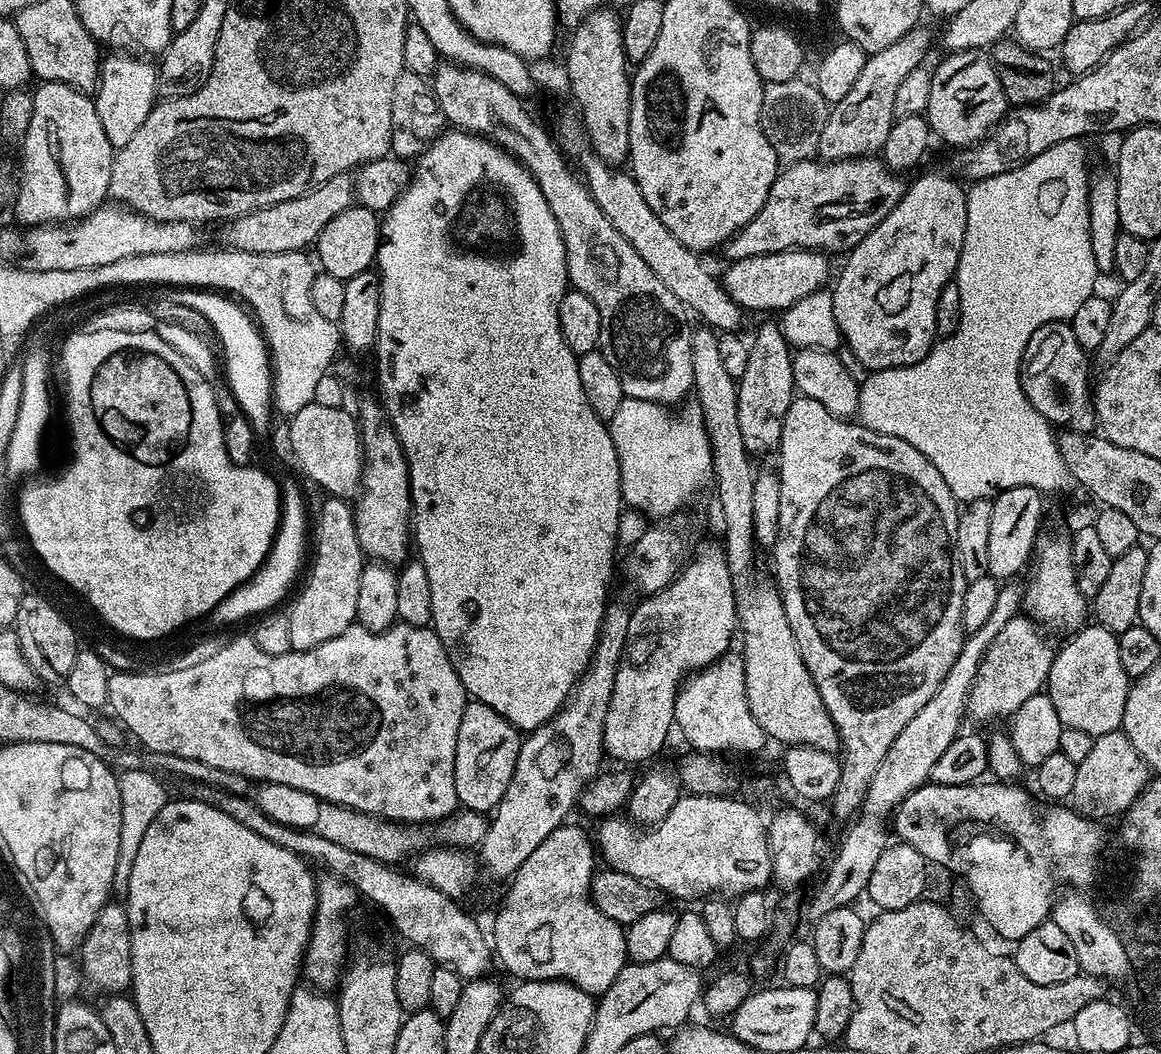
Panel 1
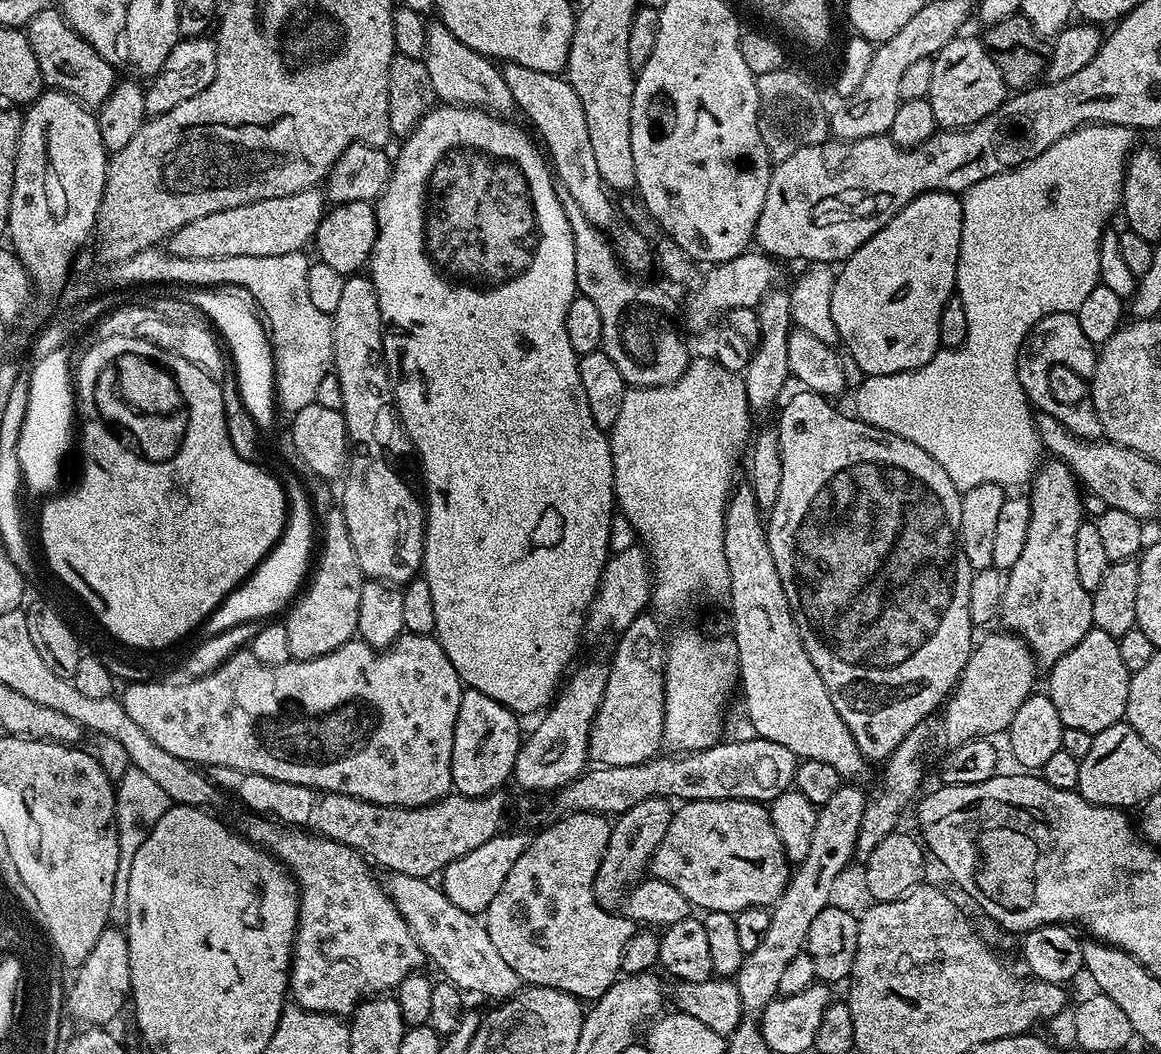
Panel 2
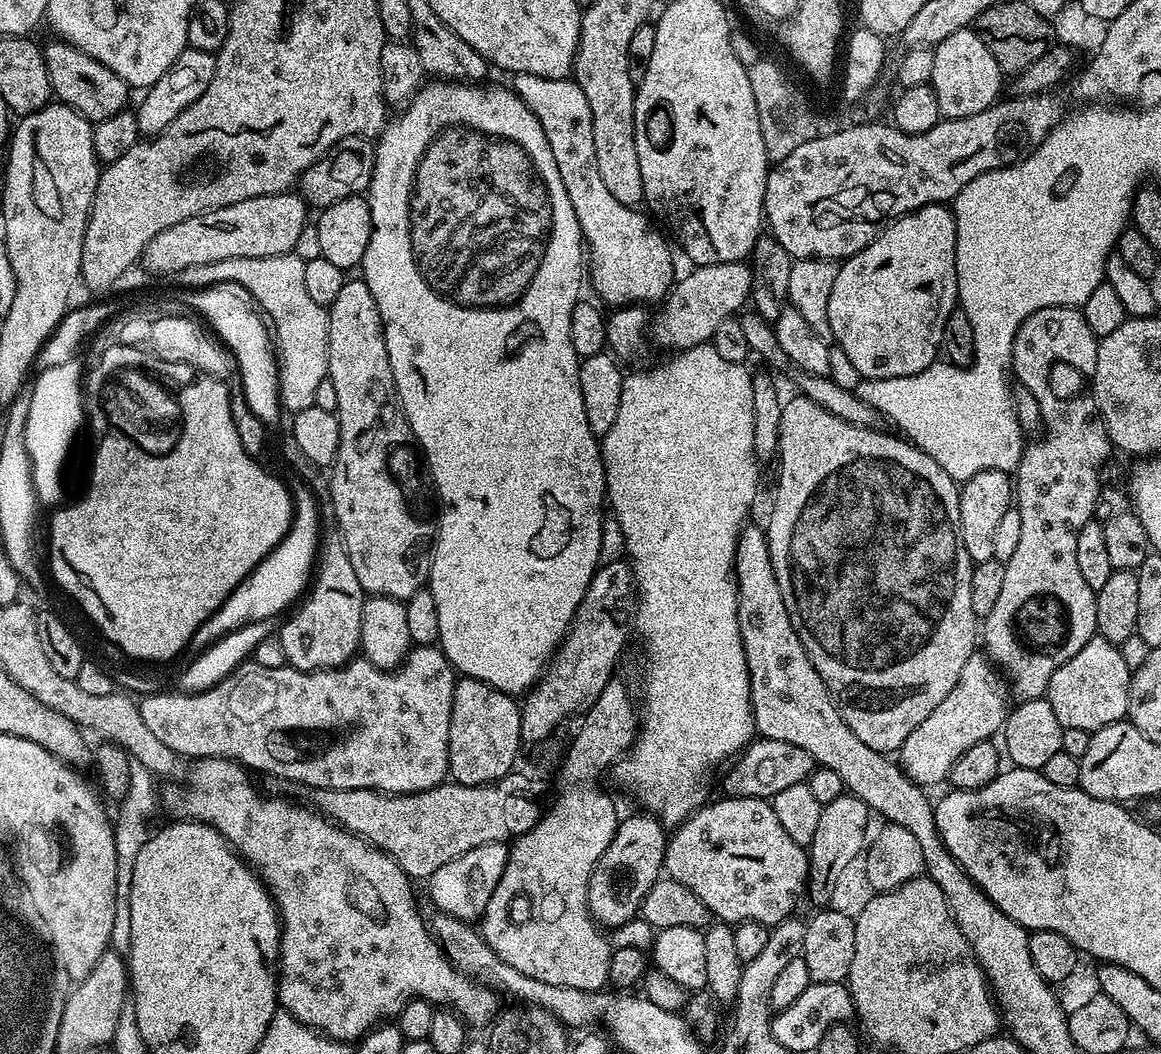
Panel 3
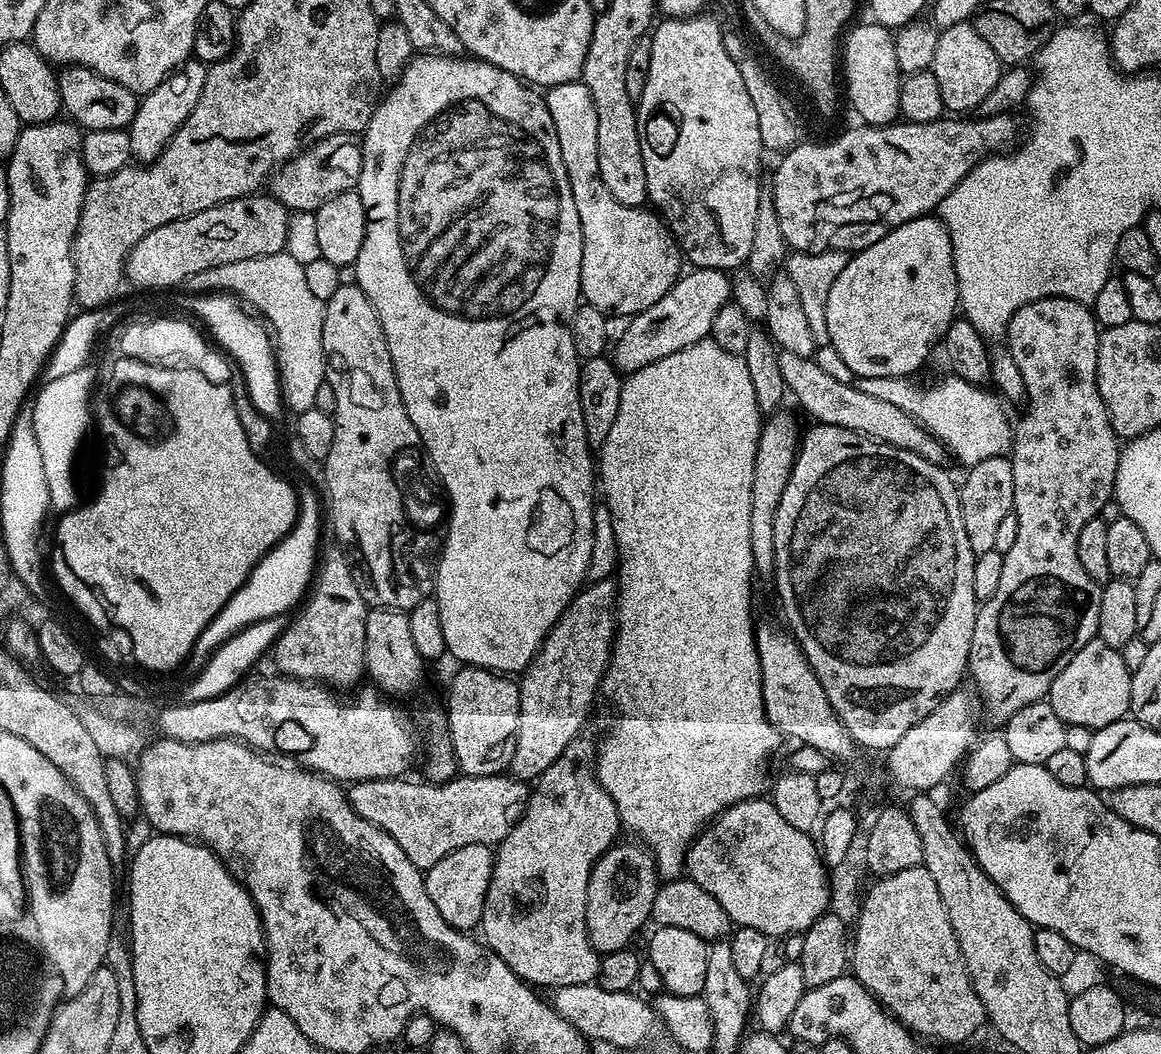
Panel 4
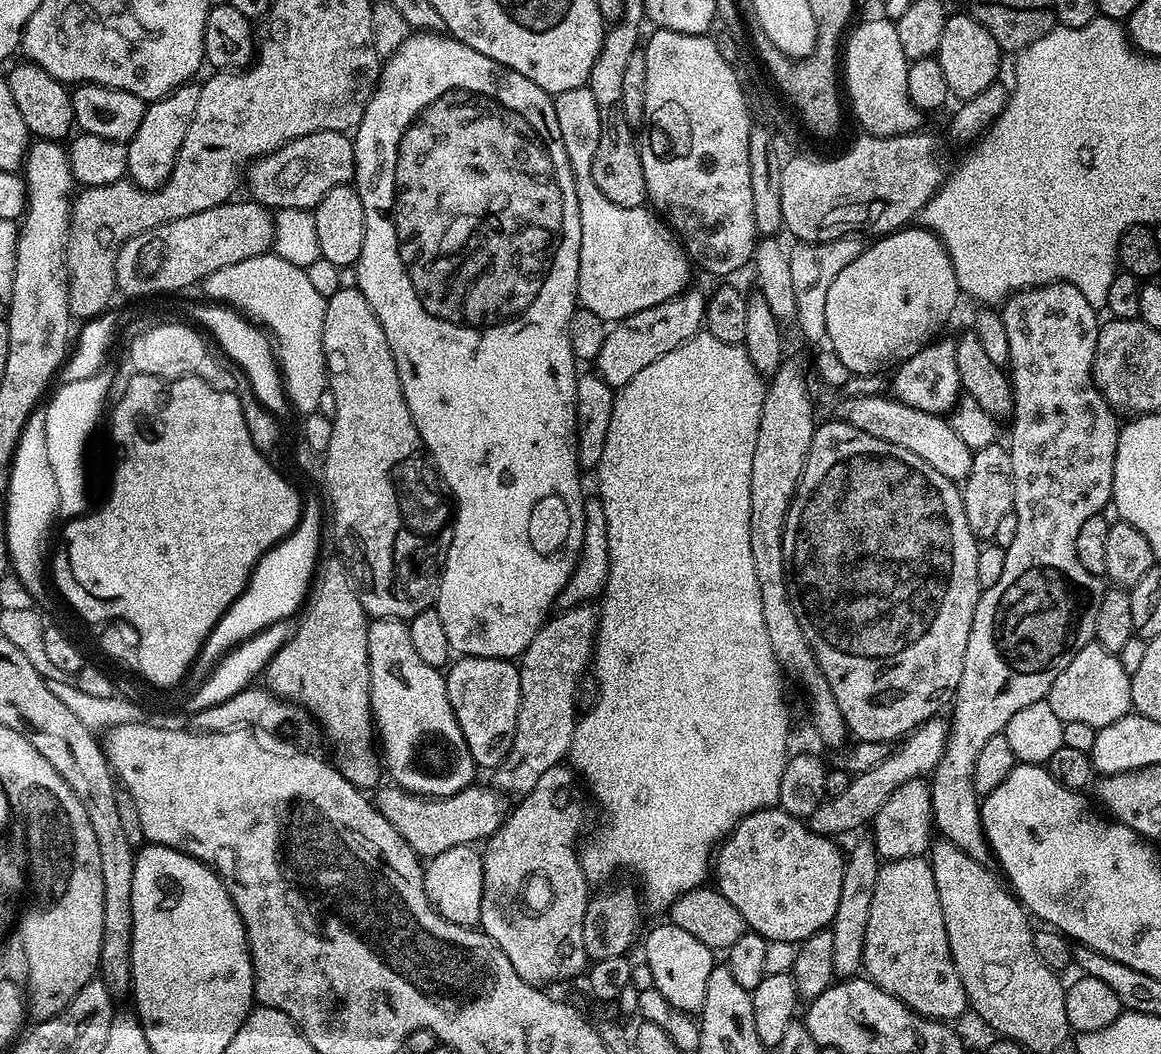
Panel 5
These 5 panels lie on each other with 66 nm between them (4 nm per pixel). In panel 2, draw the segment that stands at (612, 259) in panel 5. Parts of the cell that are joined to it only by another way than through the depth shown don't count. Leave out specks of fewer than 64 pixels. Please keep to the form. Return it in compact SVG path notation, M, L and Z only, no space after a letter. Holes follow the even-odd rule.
M505 63L502 71L506 78L506 86L510 86L510 94L514 94L517 109L521 113L524 111L532 119L537 132L535 135L542 144L544 139L543 147L550 157L550 166L563 193L574 198L574 202L578 202L582 214L590 218L594 227L611 230L610 239L625 269L636 274L644 274L644 271L650 266L652 268L654 264L653 245L648 245L647 238L640 233L641 229L631 223L625 222L626 224L612 229L616 224L616 208L612 205L613 197L609 189L605 188L598 174L594 149L590 143L590 130L586 127L586 110L582 110L582 101L578 94L574 94L574 86L570 86L570 82L563 75L530 70L530 66Z

